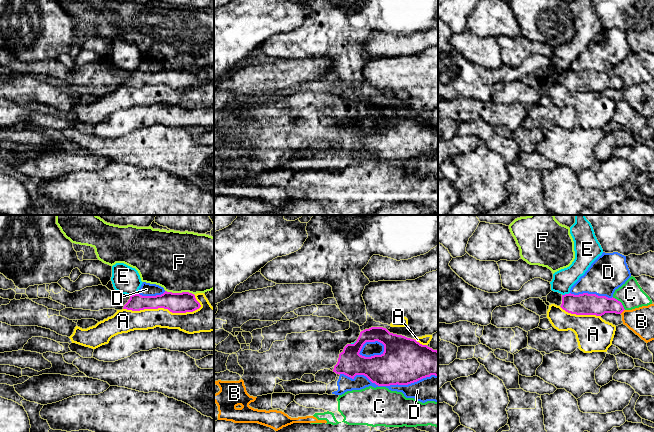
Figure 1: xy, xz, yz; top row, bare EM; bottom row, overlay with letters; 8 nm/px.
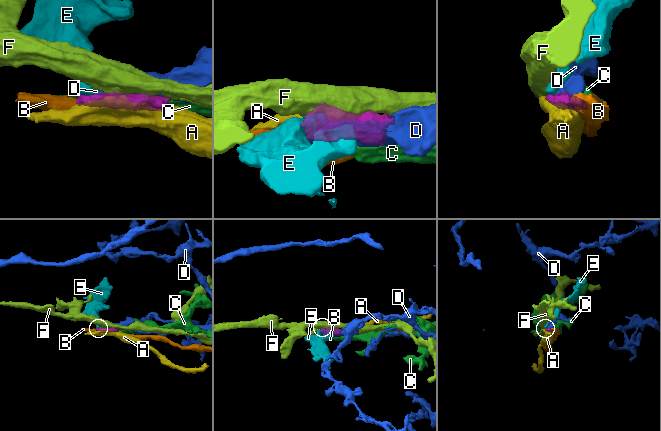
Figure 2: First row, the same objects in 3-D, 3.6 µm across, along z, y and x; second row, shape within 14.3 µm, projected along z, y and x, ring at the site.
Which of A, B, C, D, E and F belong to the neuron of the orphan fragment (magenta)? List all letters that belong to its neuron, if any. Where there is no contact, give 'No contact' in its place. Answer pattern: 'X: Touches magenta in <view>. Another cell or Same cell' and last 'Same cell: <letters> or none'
A: Touches magenta in xy. Another cell
B: Touches magenta in yz. Another cell
C: Touches magenta in yz. Another cell
D: Touches magenta in xz. Another cell
E: Touches magenta in yz. Another cell
F: Touches magenta in xy. Another cell
Same cell: none

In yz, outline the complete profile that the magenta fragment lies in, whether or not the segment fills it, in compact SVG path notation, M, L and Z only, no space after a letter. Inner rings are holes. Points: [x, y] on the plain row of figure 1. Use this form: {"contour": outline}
{"contour": "M551 67L547 71L547 78L560 82L568 89L576 91L602 92L605 89L621 90L625 85L615 74L583 69L579 71L565 70Z"}

